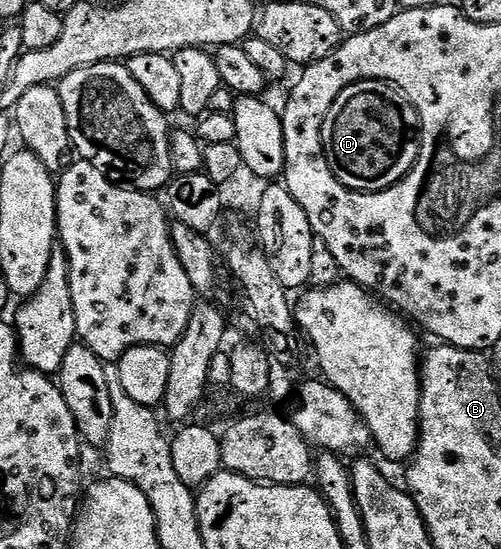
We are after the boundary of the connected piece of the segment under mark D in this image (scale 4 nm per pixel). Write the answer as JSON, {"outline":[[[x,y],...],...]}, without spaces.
{"outline":[[[377,78],[366,80],[365,82],[355,82],[347,86],[338,96],[338,100],[334,100],[330,112],[326,112],[324,123],[318,129],[322,136],[322,144],[324,145],[324,159],[330,164],[336,179],[346,188],[358,190],[366,194],[376,194],[380,190],[389,190],[391,186],[397,186],[410,173],[412,166],[420,155],[420,114],[416,111],[416,107],[412,105],[411,100],[400,89],[393,86],[390,82],[380,82]]]}

